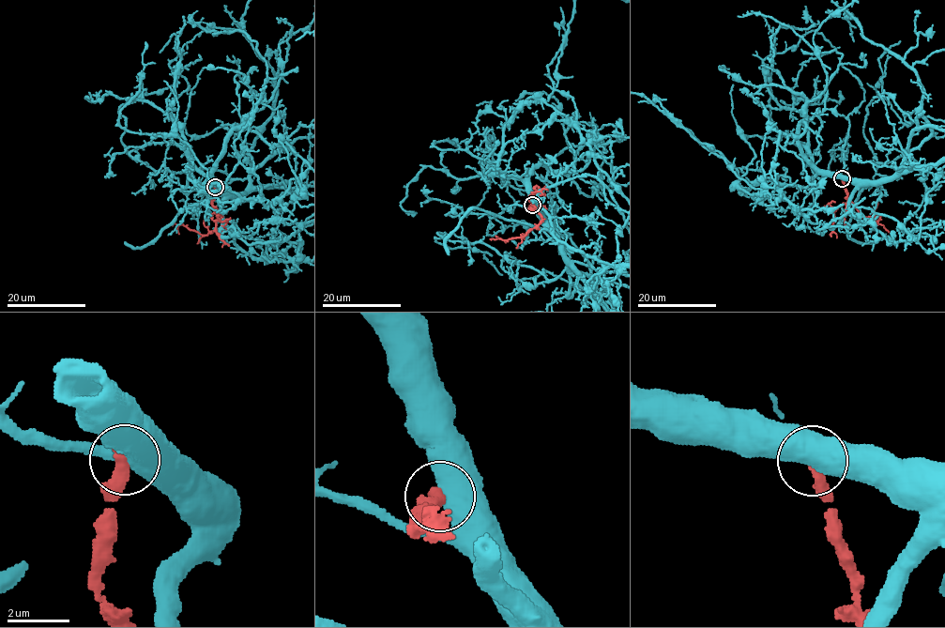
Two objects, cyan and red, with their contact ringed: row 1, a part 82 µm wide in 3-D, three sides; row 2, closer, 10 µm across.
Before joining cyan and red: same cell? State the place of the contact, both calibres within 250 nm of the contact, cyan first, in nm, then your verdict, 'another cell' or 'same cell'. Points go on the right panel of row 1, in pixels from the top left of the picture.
place (842, 178); calibres 800 and 440 nm; another cell

